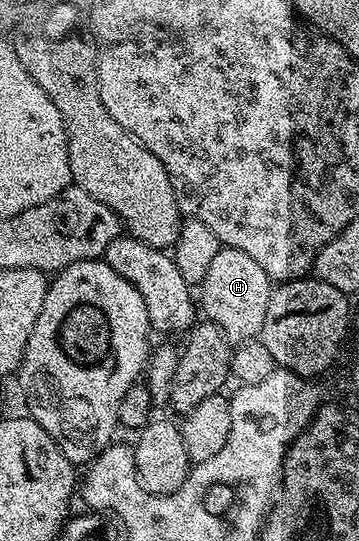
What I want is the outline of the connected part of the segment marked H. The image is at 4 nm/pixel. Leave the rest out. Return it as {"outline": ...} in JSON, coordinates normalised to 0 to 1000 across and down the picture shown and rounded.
{"outline":[[[613,457],[604,471],[593,471],[593,486],[571,501],[571,516],[549,534],[549,556],[560,566],[568,588],[616,608],[632,636],[652,641],[719,625],[738,597],[738,567],[749,567],[749,553],[760,521],[727,492],[682,464]]]}

